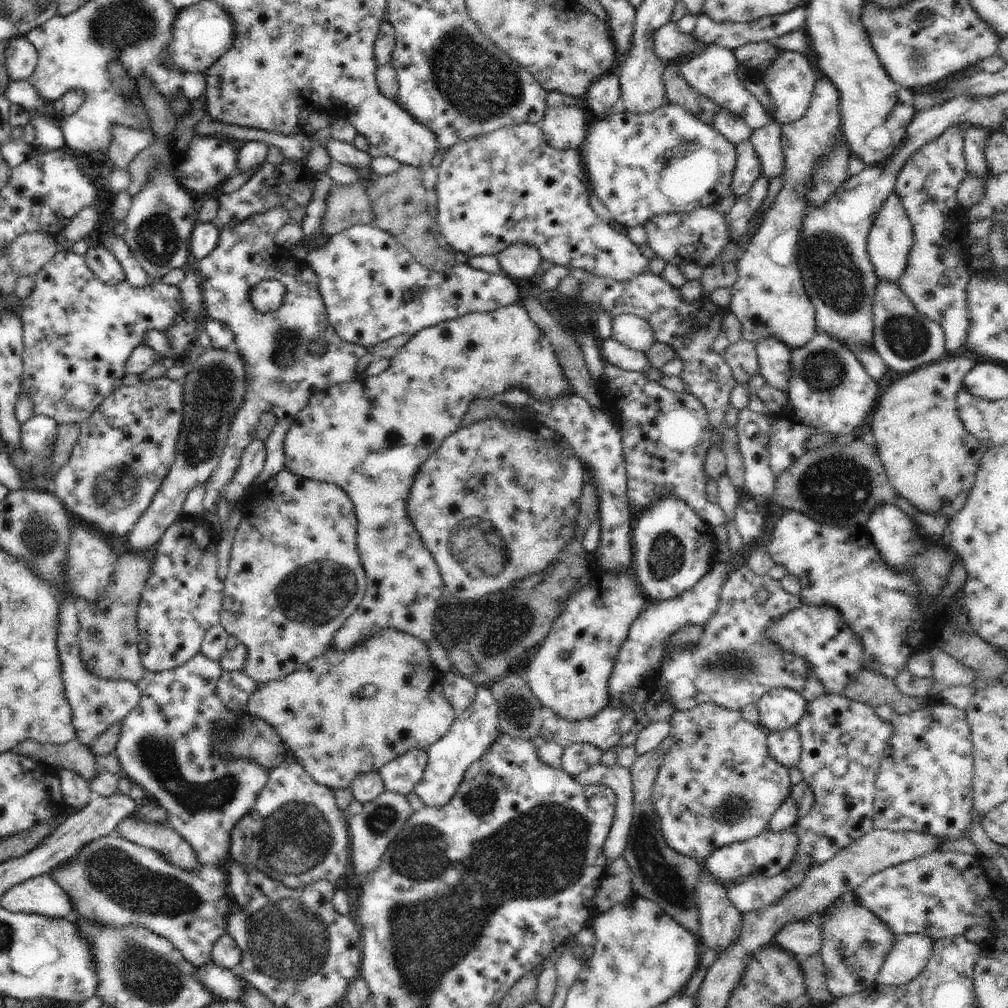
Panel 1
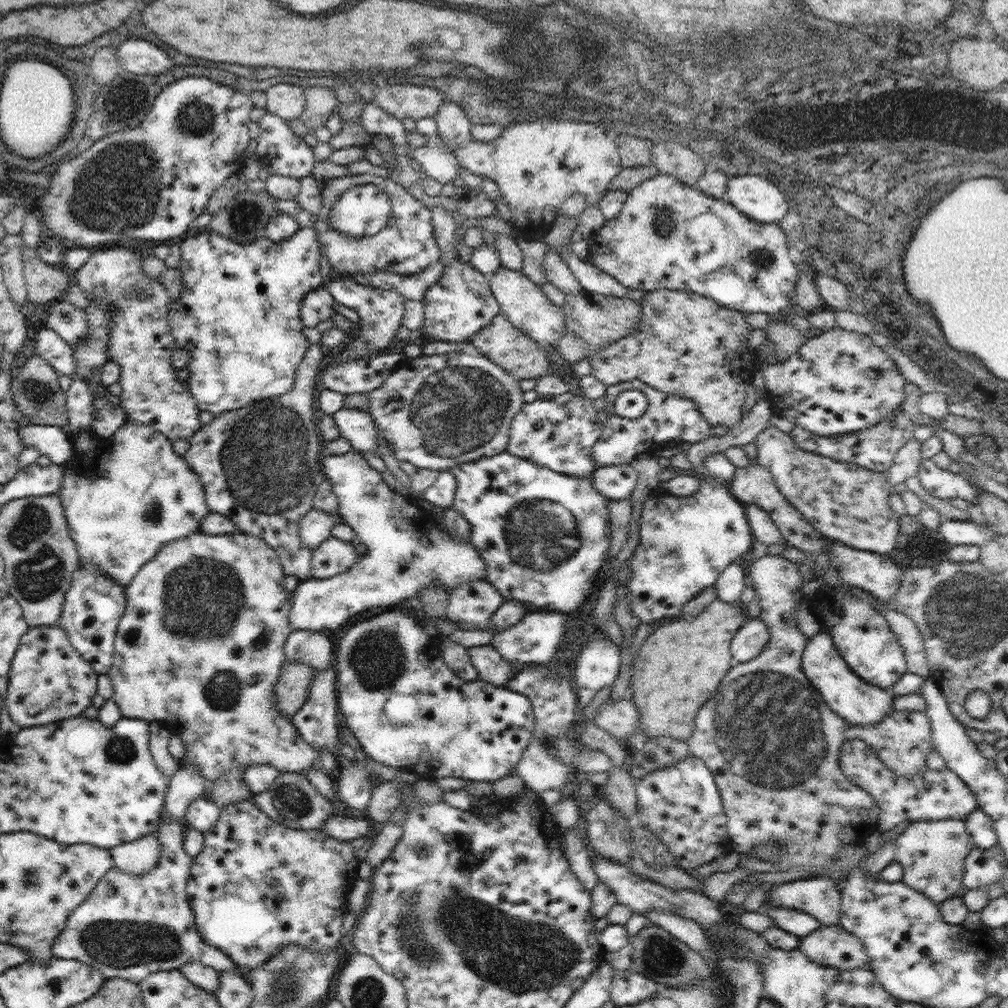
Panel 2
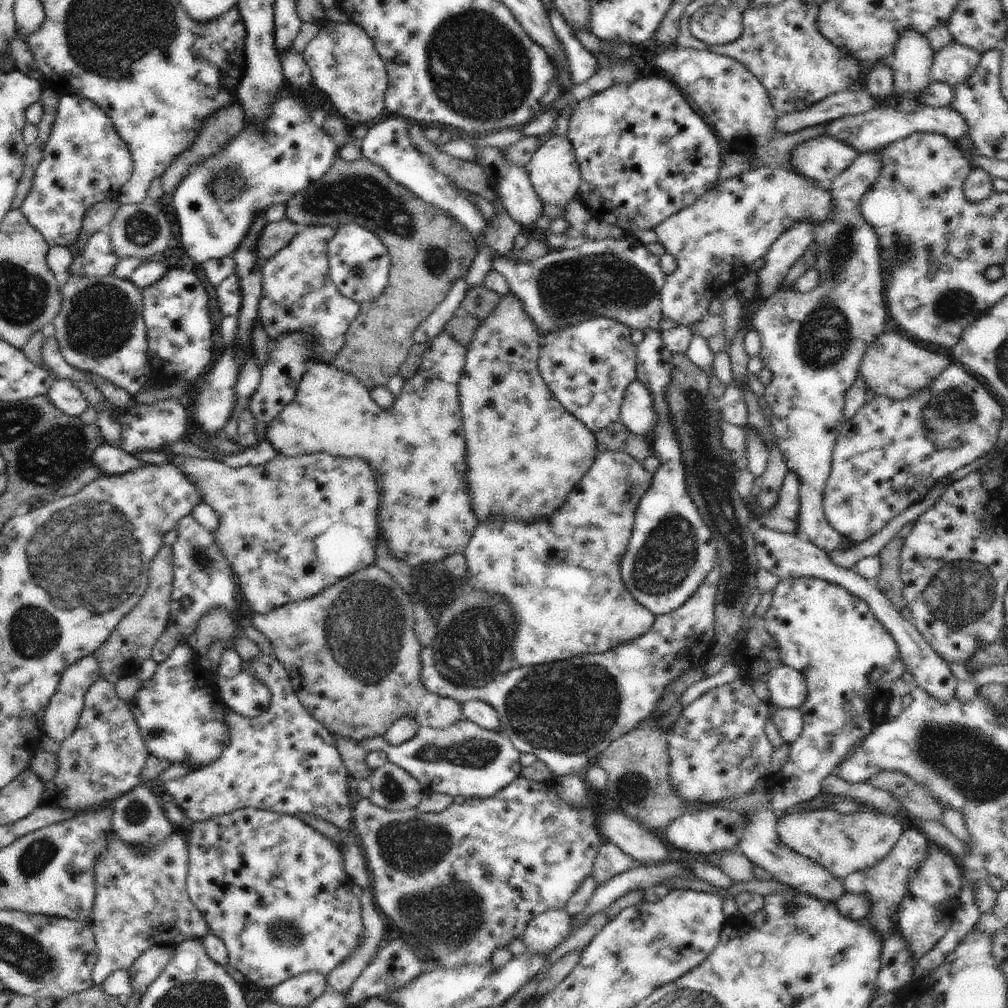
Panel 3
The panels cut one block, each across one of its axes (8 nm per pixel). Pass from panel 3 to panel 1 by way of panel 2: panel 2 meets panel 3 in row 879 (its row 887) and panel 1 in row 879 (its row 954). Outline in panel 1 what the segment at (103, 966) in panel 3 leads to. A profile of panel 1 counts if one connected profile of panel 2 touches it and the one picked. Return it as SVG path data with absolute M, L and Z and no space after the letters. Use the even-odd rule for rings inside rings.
M116 833L98 838L82 846L80 852L66 862L52 868L52 880L66 892L73 906L73 912L80 920L90 920L108 928L146 928L148 932L162 936L176 950L180 950L185 960L196 969L210 960L210 952L216 940L226 935L228 918L228 884L224 869L218 866L201 866L196 870L180 868L170 864L158 850L128 841Z

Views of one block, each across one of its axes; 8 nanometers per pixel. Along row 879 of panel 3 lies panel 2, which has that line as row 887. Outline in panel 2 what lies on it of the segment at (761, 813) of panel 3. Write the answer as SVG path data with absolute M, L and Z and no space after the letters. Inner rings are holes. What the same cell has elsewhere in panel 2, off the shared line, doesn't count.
M828 876L775 884L768 892L767 898L770 906L806 912L824 926L840 922L841 889L836 880Z

